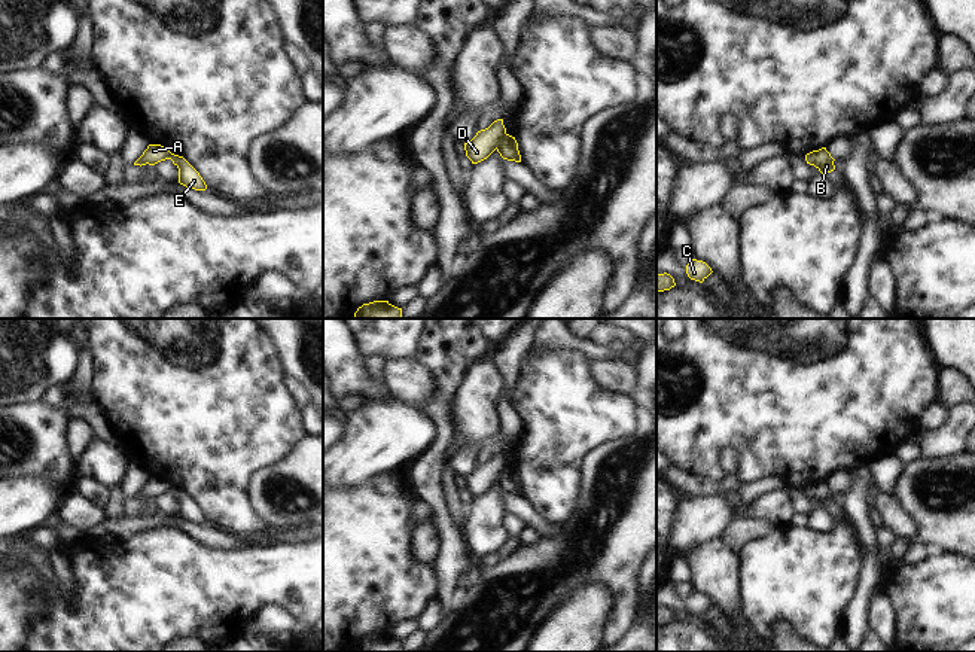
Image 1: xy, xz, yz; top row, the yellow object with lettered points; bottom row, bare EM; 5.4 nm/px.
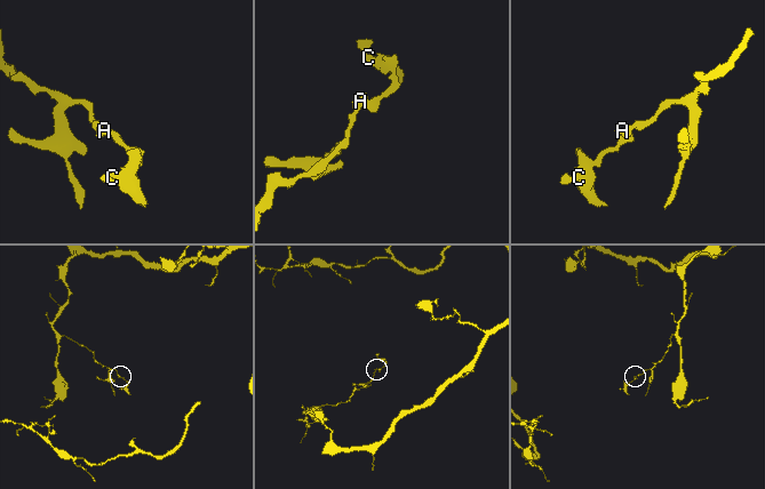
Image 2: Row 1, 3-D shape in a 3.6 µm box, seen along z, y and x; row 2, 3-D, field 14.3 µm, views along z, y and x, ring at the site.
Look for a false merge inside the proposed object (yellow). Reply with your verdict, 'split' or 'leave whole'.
split

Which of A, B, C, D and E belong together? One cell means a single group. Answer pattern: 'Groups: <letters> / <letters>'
Groups: A D / B C E

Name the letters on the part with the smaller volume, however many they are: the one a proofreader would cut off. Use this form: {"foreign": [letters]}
{"foreign": ["B", "C", "E"]}

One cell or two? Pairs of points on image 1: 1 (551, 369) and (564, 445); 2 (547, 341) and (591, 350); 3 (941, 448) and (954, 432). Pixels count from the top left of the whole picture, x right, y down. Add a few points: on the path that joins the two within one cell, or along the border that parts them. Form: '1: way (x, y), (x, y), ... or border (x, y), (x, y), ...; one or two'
1: way (554, 389), (561, 407), (561, 426); one
2: way (557, 341), (572, 341), (581, 346); one
3: way (945, 444), (953, 436); one

